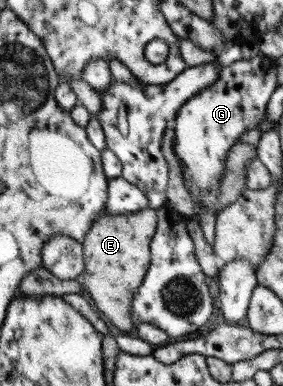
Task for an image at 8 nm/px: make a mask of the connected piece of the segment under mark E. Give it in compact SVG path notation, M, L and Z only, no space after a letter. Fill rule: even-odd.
M148 207L134 214L108 214L108 212L103 211L94 219L82 242L85 264L84 273L76 279L76 282L84 285L86 292L96 304L96 310L102 314L102 317L109 324L110 330L114 333L129 334L136 328L132 322L133 318L130 316L131 302L134 293L142 284L150 267L150 243L156 232L157 222L158 215L156 210Z

